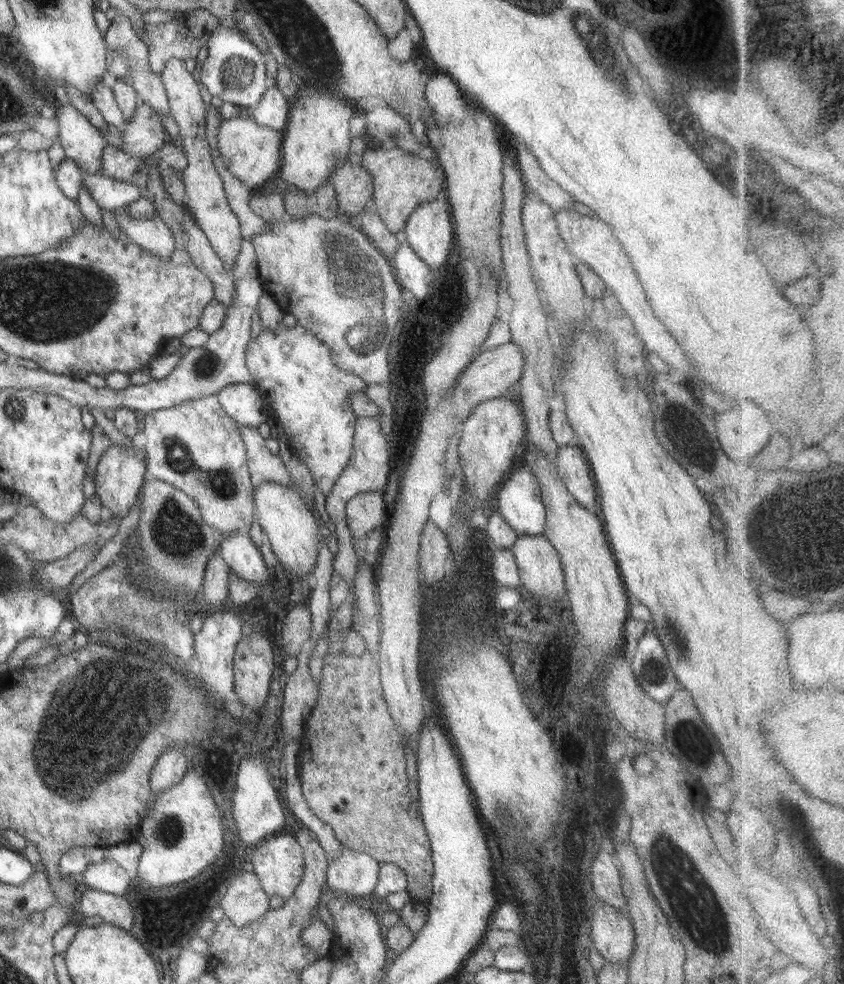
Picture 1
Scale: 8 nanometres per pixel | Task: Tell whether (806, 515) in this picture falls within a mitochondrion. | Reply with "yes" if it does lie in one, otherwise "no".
yes

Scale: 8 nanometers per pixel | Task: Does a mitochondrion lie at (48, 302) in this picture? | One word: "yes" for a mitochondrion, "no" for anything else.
yes

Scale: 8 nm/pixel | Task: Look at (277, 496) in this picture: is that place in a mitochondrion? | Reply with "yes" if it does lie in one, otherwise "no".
no

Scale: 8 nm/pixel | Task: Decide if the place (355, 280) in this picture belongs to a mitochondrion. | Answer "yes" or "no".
yes

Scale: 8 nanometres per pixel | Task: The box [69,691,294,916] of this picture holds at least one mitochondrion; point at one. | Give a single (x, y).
(170, 830)

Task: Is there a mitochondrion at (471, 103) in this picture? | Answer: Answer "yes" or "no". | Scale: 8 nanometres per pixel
no

